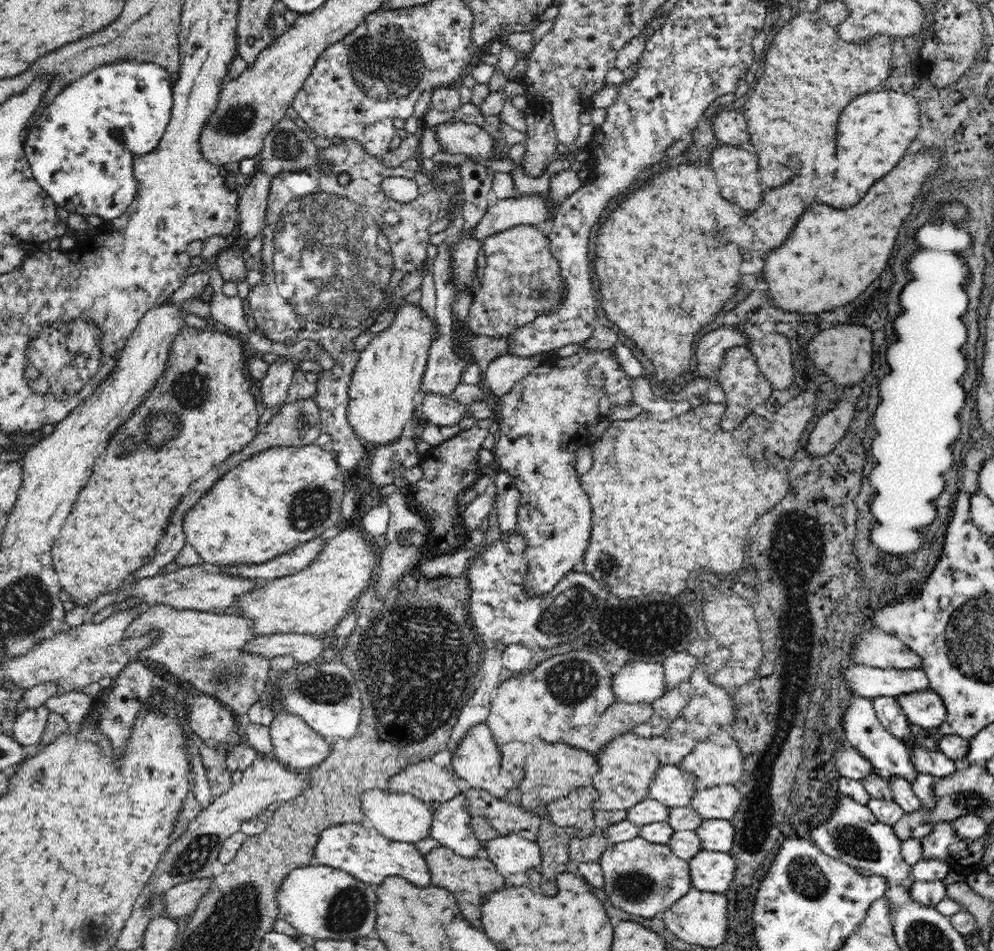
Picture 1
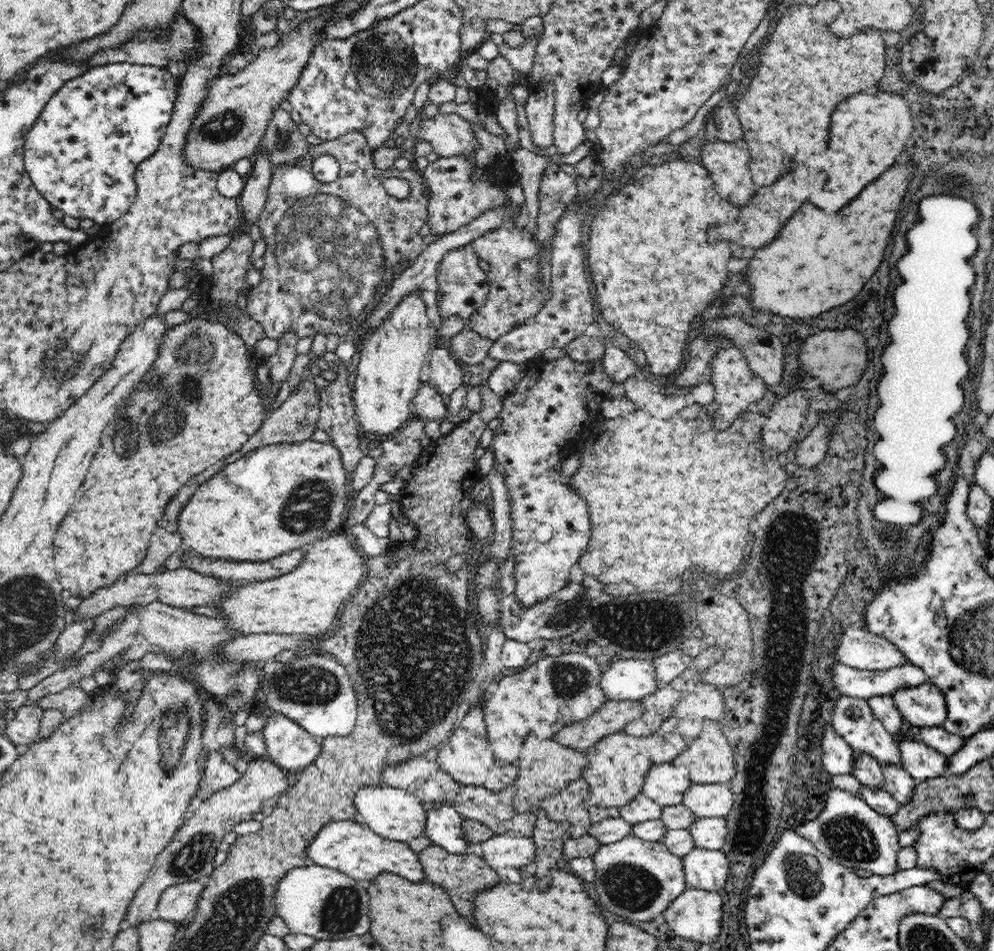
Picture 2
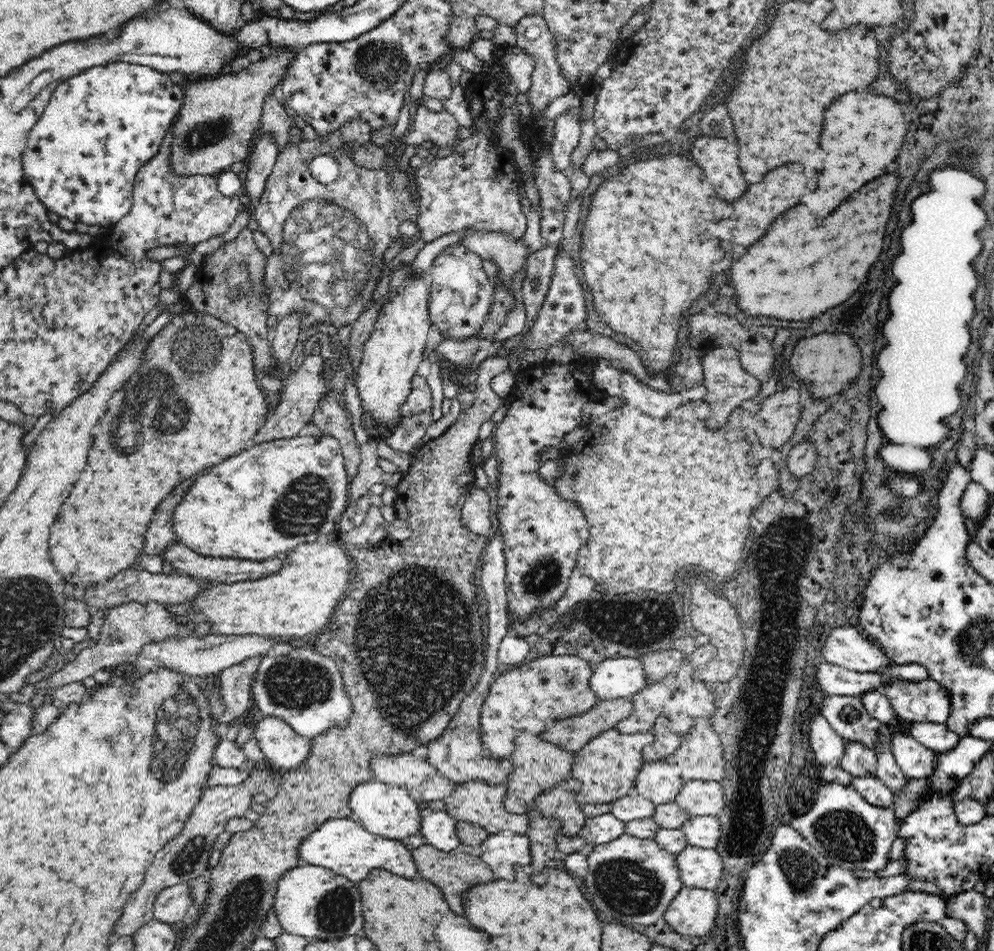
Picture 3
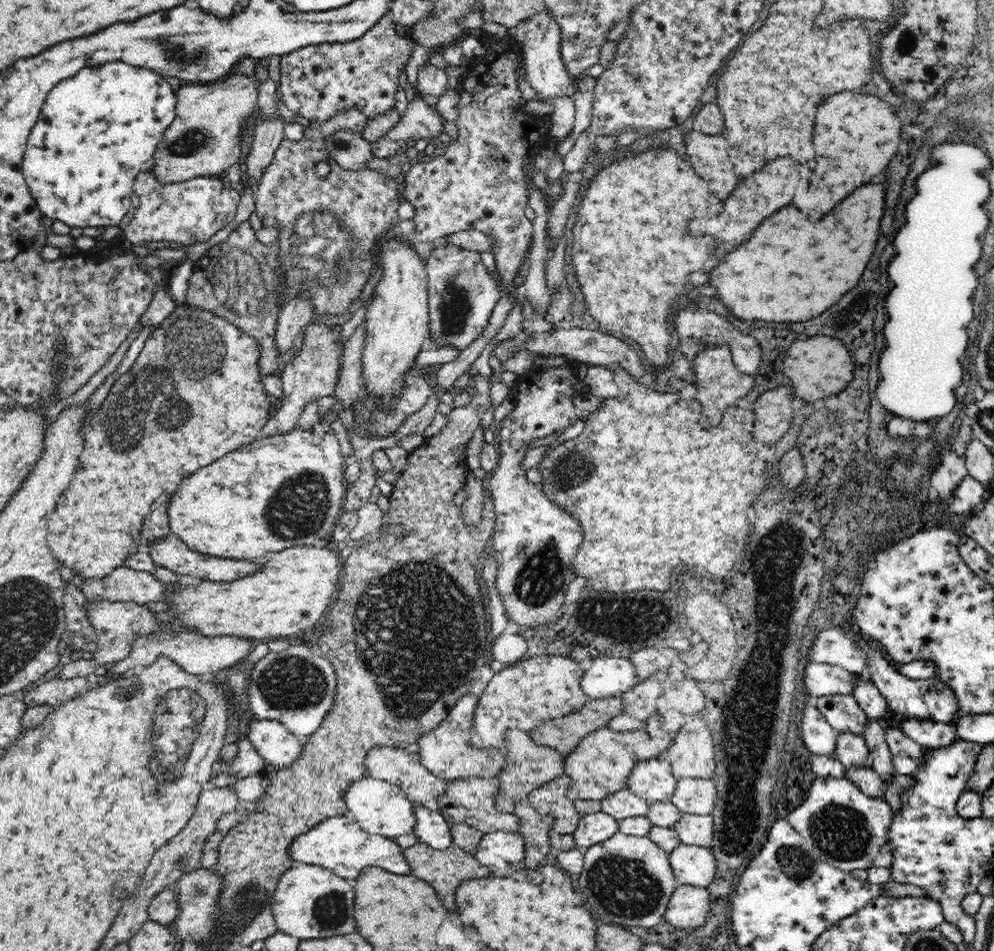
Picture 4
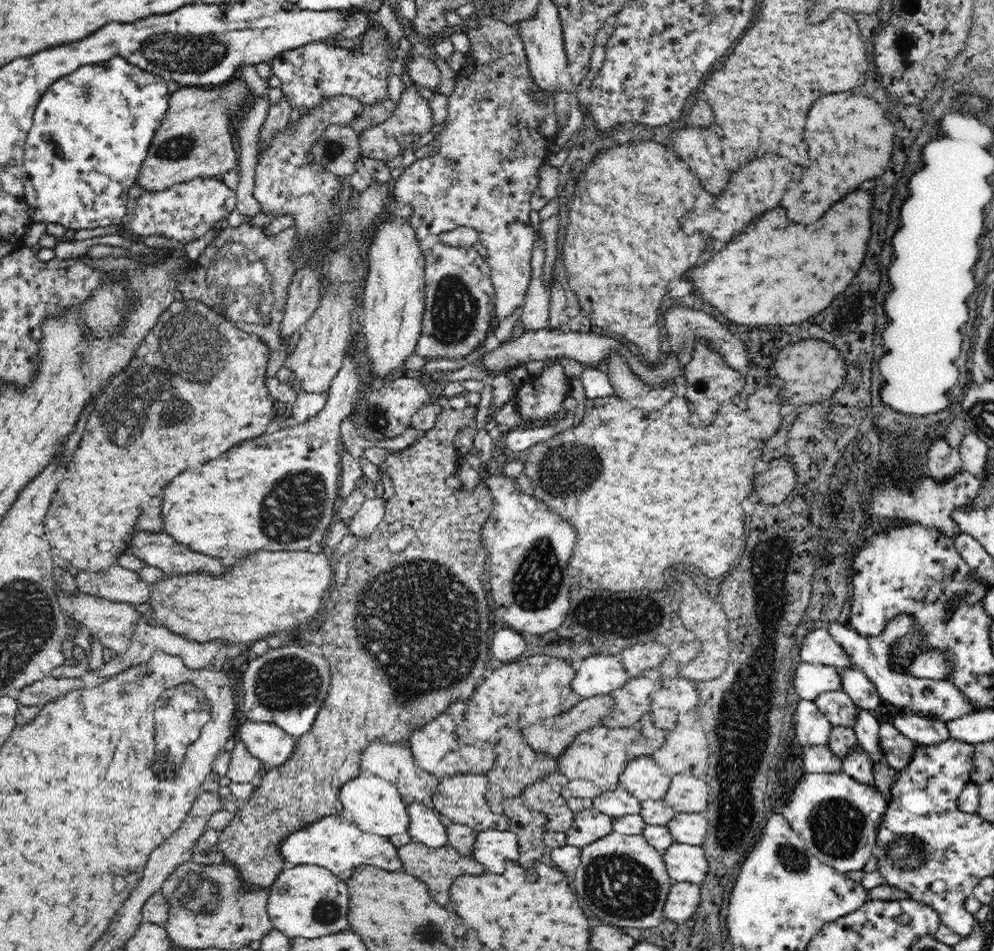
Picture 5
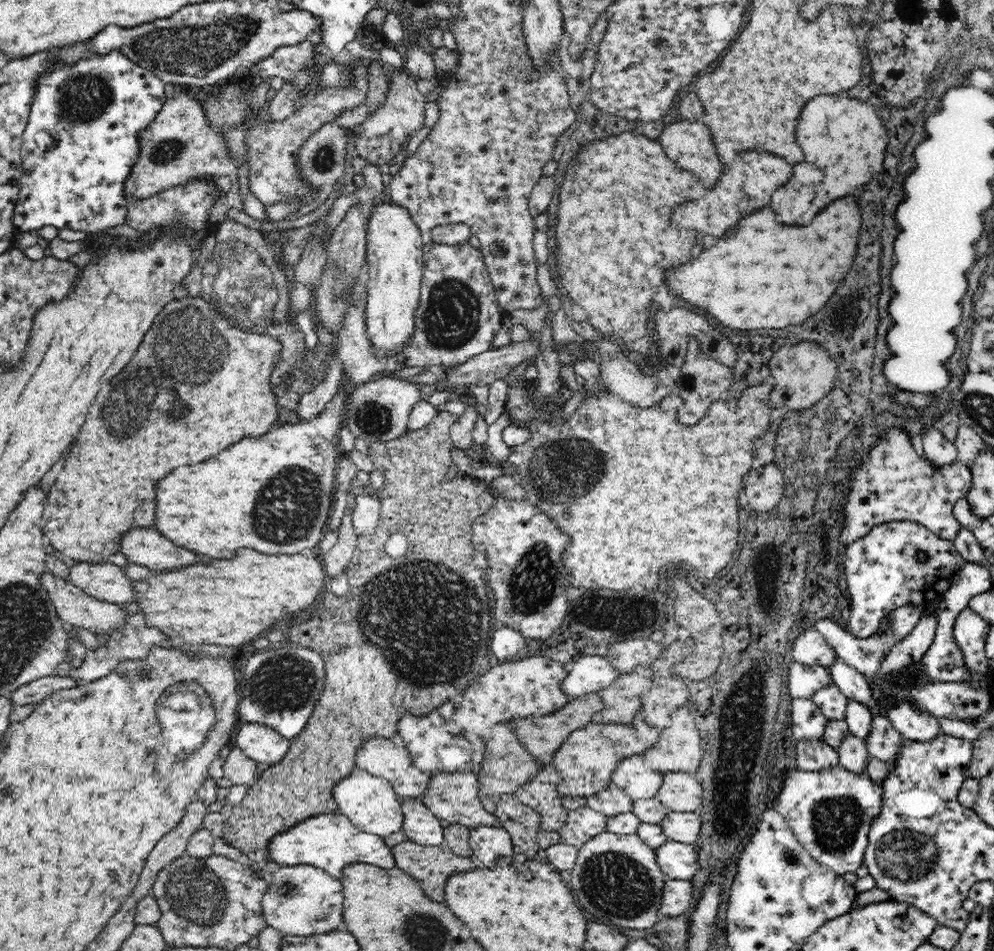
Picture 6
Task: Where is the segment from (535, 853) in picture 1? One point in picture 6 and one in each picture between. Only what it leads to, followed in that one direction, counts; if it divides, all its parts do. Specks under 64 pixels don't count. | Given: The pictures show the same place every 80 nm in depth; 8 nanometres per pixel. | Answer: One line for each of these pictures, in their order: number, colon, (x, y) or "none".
2: (508, 854)
3: (505, 852)
4: (499, 851)
5: (492, 849)
6: (489, 844)

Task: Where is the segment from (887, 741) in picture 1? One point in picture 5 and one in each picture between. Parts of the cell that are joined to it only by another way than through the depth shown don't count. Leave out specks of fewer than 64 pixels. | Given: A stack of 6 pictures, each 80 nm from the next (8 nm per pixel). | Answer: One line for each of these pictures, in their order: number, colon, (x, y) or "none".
2: (853, 720)
3: (848, 717)
4: (842, 712)
5: (837, 707)

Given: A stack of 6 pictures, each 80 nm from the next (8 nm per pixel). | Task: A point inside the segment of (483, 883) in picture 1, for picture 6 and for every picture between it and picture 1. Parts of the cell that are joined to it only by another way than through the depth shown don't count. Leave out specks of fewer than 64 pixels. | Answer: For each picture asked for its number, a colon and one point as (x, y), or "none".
2: (461, 875)
3: (453, 872)
4: (445, 869)
5: (437, 867)
6: (430, 865)

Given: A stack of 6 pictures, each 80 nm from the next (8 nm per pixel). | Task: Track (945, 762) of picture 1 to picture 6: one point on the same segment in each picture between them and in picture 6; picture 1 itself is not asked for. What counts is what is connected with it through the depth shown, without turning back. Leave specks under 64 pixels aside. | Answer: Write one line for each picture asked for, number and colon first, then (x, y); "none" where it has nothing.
2: (921, 762)
3: (915, 761)
4: (906, 753)
5: (898, 749)
6: (883, 741)

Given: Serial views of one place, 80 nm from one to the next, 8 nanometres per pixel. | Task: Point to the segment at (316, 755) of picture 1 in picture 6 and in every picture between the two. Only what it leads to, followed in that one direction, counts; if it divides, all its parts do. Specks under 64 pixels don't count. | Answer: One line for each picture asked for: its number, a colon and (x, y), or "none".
2: (289, 746)
3: (283, 748)
4: (272, 740)
5: (269, 743)
6: (260, 743)

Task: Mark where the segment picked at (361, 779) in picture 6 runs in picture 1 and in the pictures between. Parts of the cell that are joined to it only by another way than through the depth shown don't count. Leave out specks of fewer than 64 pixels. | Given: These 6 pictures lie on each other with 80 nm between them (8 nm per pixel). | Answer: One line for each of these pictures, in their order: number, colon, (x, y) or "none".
1: (401, 817)
2: (393, 813)
3: (386, 810)
4: (379, 807)
5: (375, 805)

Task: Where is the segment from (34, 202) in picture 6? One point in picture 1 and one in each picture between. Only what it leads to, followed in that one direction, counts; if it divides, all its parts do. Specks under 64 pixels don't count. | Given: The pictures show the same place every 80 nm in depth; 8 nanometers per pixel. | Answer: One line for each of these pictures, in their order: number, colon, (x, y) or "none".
1: (72, 150)
2: (81, 153)
3: (99, 127)
4: (98, 130)
5: (90, 133)

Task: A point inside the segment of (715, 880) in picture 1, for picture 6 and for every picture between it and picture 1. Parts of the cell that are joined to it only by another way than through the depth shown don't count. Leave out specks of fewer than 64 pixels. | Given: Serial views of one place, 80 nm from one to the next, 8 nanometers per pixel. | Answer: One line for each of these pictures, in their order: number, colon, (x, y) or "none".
2: (704, 869)
3: (699, 867)
4: (695, 865)
5: (685, 863)
6: (677, 861)

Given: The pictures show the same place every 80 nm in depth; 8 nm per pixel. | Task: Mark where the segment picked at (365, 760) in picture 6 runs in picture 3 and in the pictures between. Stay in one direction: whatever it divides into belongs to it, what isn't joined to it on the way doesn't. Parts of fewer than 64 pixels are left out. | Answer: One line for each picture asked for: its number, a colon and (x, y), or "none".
3: (424, 783)
4: (395, 765)
5: (392, 762)

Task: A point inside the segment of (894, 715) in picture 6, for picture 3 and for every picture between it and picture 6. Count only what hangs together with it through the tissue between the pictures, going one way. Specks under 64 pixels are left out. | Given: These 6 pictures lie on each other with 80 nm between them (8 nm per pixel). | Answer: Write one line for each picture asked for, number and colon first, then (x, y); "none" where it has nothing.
3: (936, 737)
4: (930, 734)
5: (922, 730)

